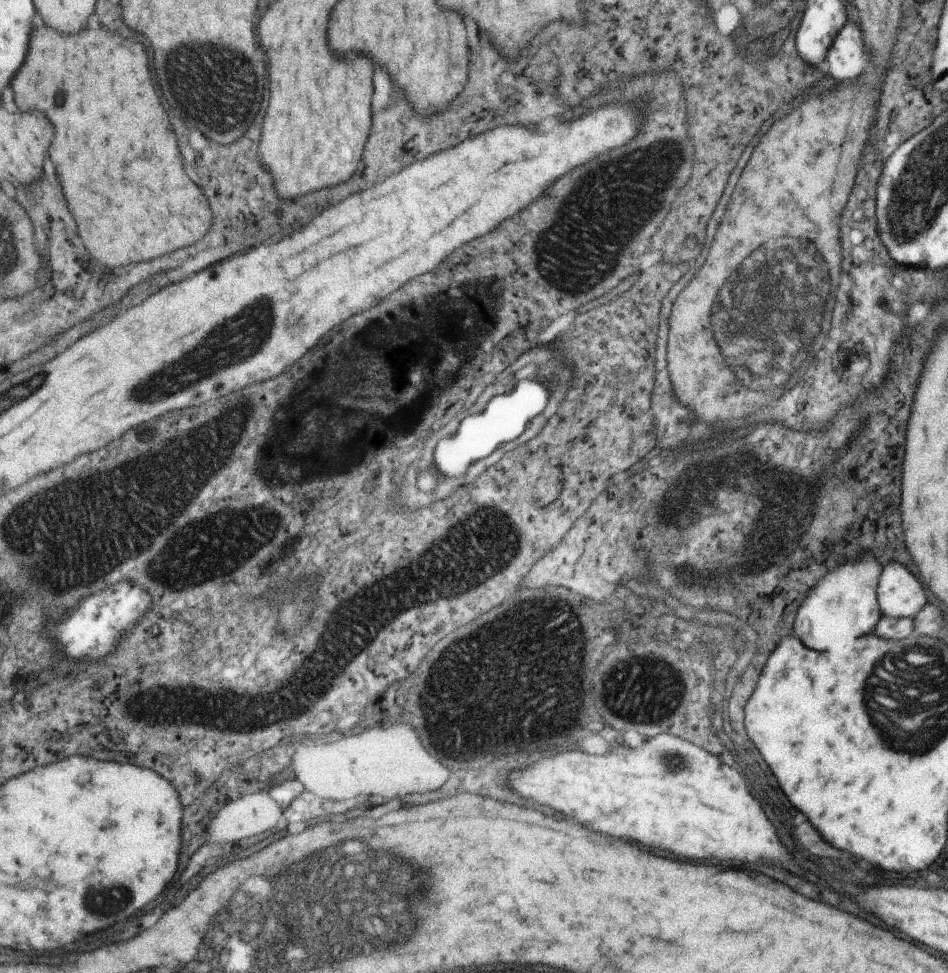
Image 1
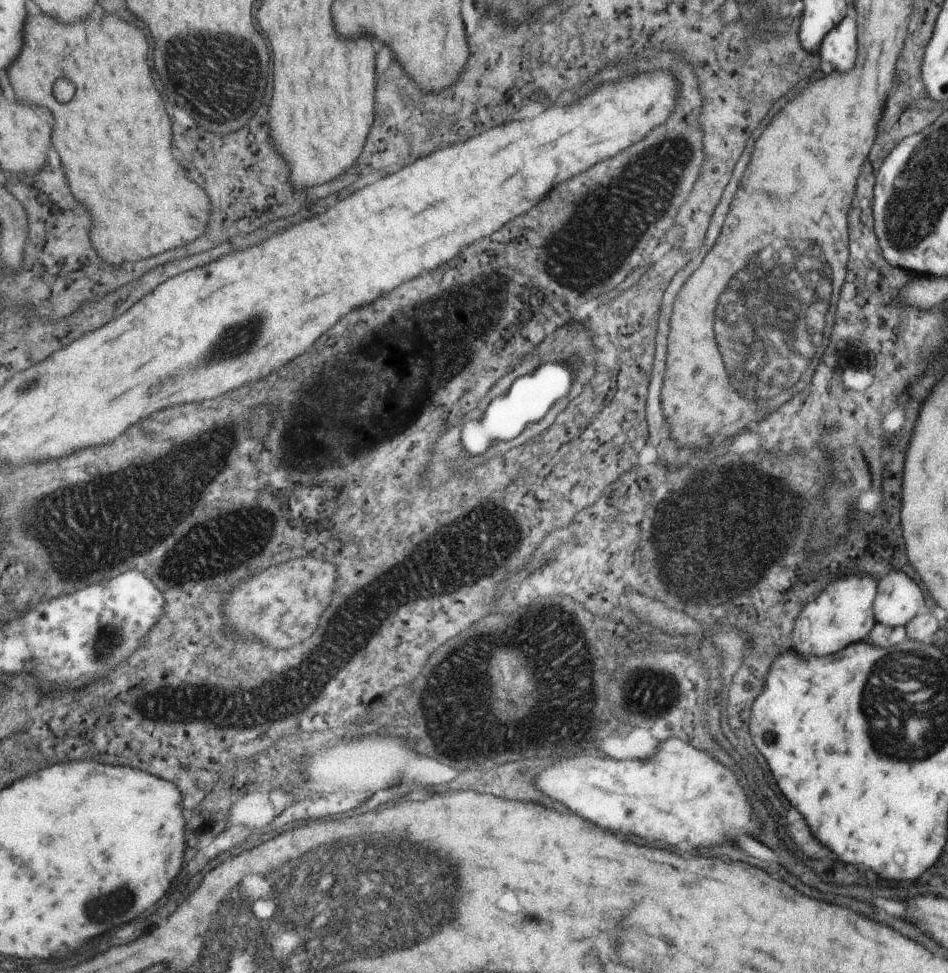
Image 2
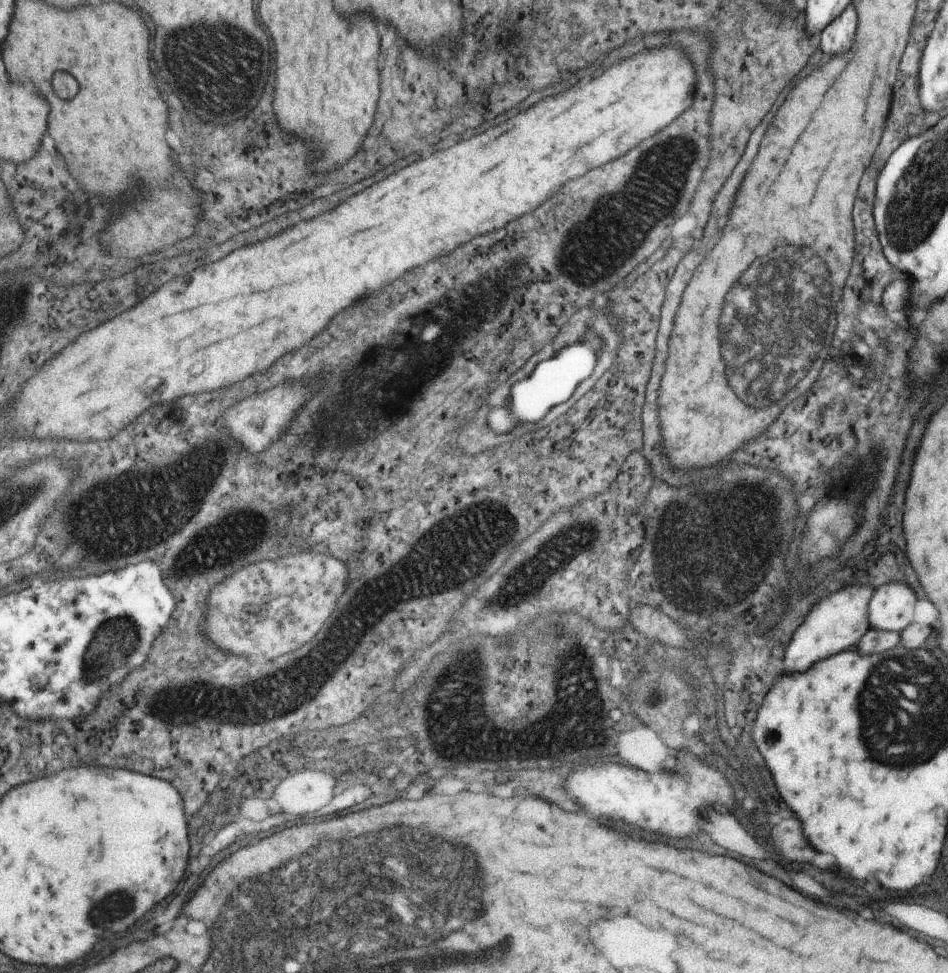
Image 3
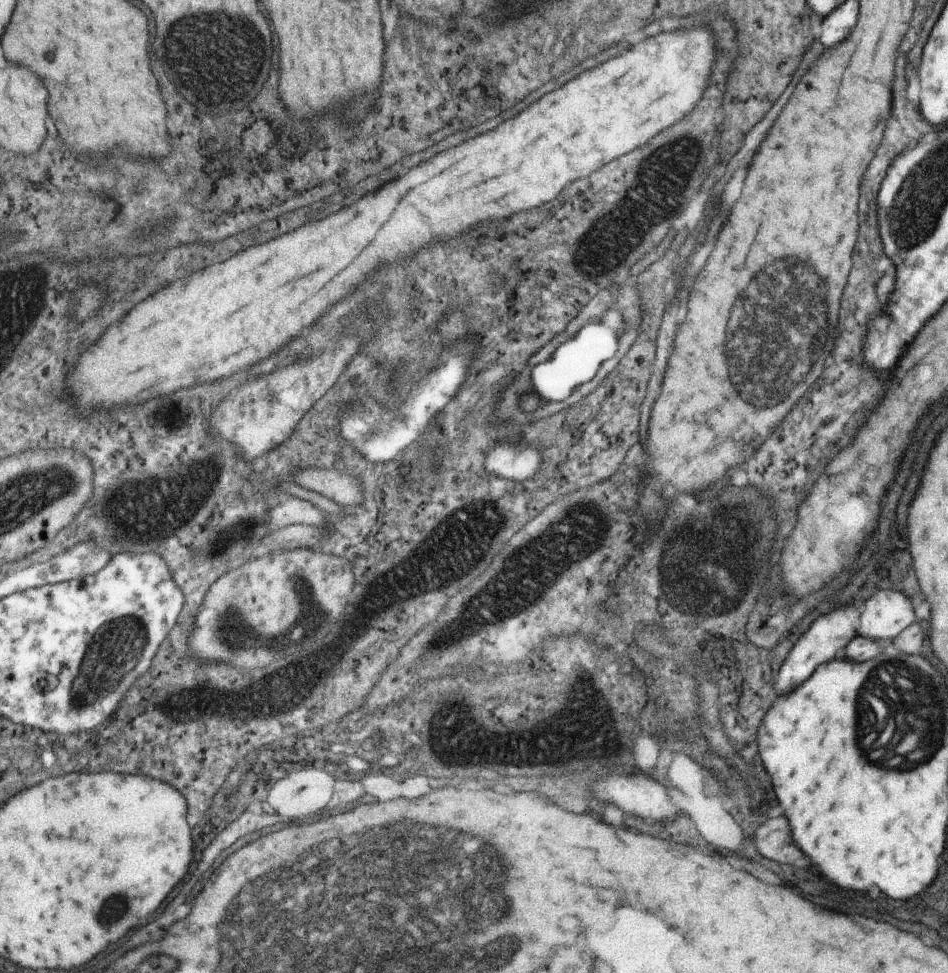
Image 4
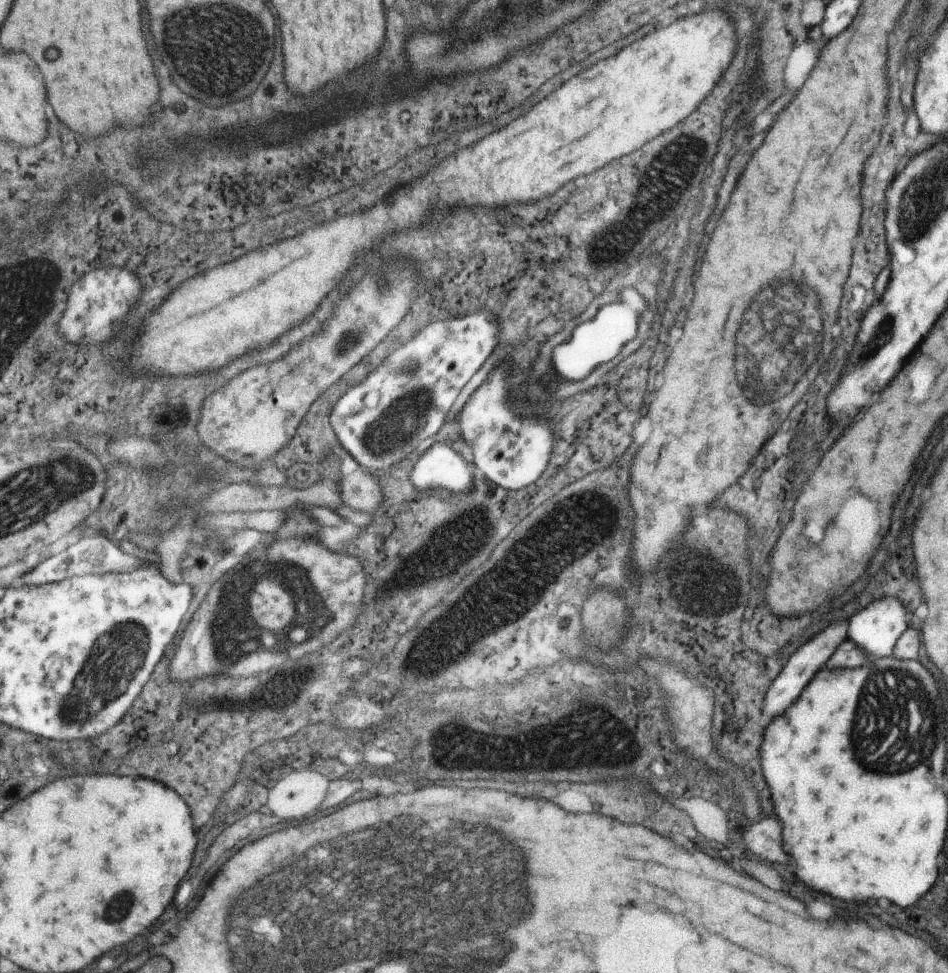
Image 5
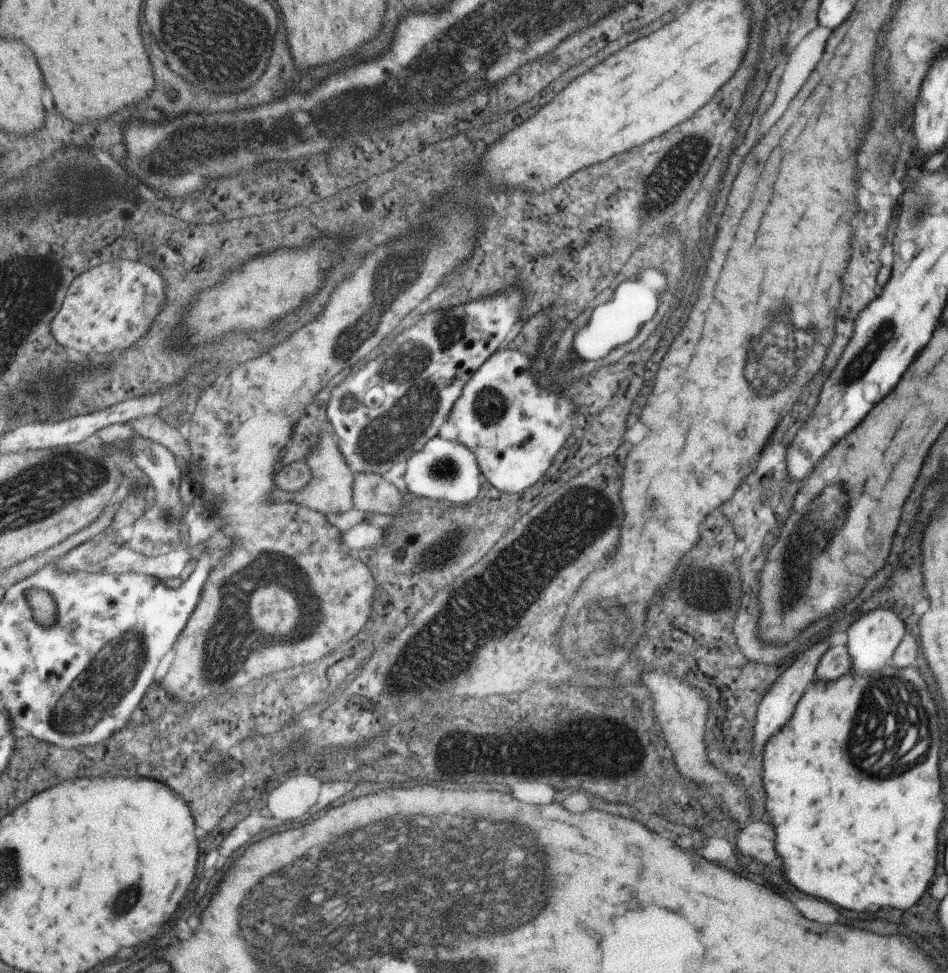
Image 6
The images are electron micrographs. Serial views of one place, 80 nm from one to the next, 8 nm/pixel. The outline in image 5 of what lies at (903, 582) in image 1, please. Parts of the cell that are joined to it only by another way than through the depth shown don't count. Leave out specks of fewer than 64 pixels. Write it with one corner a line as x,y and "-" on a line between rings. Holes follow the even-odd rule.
886,595
872,600
867,606
853,613
848,620
847,636
852,640
863,652
870,663
877,657
889,657
892,654
892,648
896,644
896,640
907,628
905,622
905,610
901,606
901,602
897,598
888,597

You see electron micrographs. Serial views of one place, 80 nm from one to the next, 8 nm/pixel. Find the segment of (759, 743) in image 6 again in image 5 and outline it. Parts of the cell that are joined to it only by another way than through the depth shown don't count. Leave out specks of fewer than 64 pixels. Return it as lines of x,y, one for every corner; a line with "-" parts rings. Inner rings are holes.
837,620
829,626
825,626
821,632
817,632
804,644
801,644
788,658
787,662
781,667
779,674
773,679
767,689
764,701
763,712
766,724
799,696
801,689
811,680
811,677
829,660
833,651
841,644
847,636
848,620

